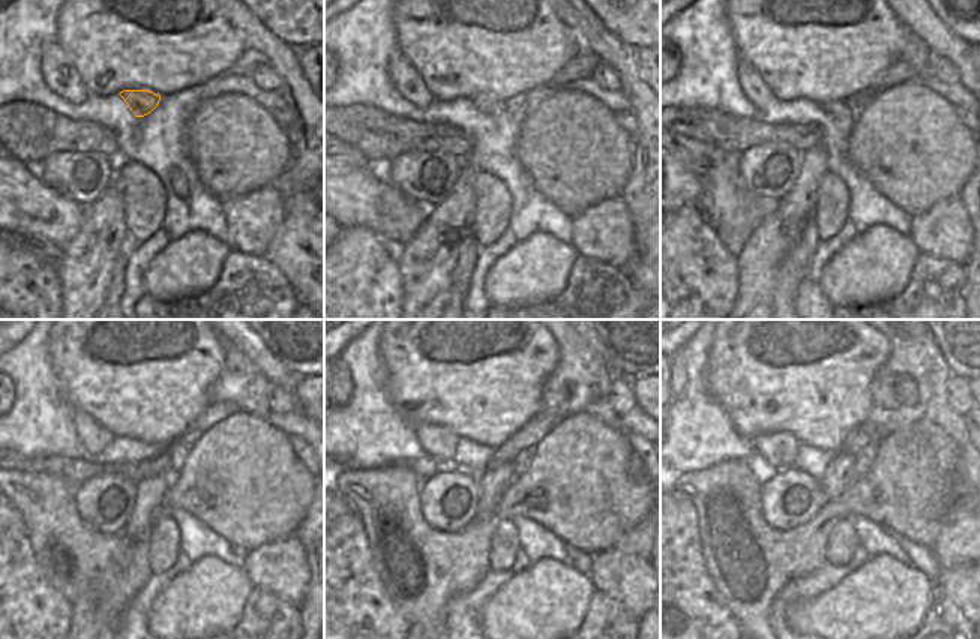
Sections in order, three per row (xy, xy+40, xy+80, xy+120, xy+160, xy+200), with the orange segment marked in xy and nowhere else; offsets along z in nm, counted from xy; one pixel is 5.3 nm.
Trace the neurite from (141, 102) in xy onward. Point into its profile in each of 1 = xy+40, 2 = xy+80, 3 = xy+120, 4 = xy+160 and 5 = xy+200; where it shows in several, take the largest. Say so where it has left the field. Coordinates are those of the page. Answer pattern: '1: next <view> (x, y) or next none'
1: next xy+40 (488, 105)
2: next xy+80 (842, 114)
3: next xy+120 (177, 452)
4: next xy+160 (521, 462)
5: next xy+200 (863, 461)

